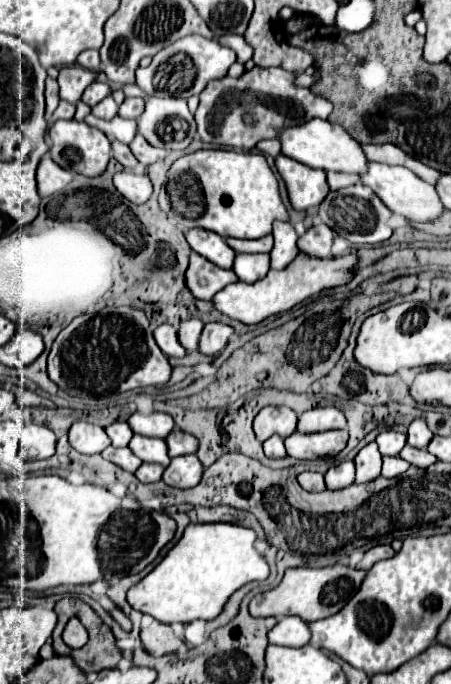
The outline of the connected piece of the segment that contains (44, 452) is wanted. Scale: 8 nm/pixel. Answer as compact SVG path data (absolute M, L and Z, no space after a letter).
M26 424L22 432L22 446L20 446L20 456L22 460L42 460L50 458L54 454L56 446L56 436L50 428L40 426L40 424Z

